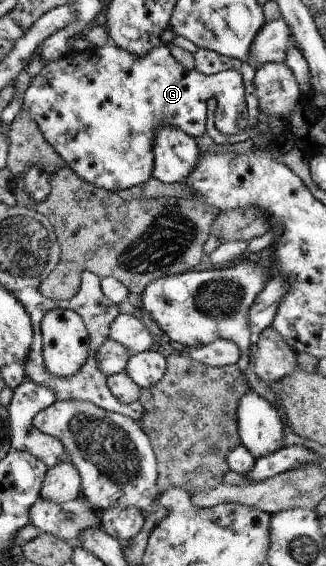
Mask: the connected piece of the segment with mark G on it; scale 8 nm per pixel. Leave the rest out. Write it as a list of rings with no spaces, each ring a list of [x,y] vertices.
[[[108,42],[104,46],[83,51],[71,49],[60,60],[45,63],[25,92],[22,111],[26,111],[37,122],[44,138],[66,160],[66,164],[72,166],[76,174],[80,174],[80,178],[97,187],[117,192],[150,180],[154,144],[160,127],[172,125],[194,139],[203,137],[207,132],[207,104],[218,92],[226,98],[228,94],[240,96],[244,126],[249,124],[246,86],[239,72],[220,71],[207,75],[195,68],[184,68],[164,43],[140,57]]]

